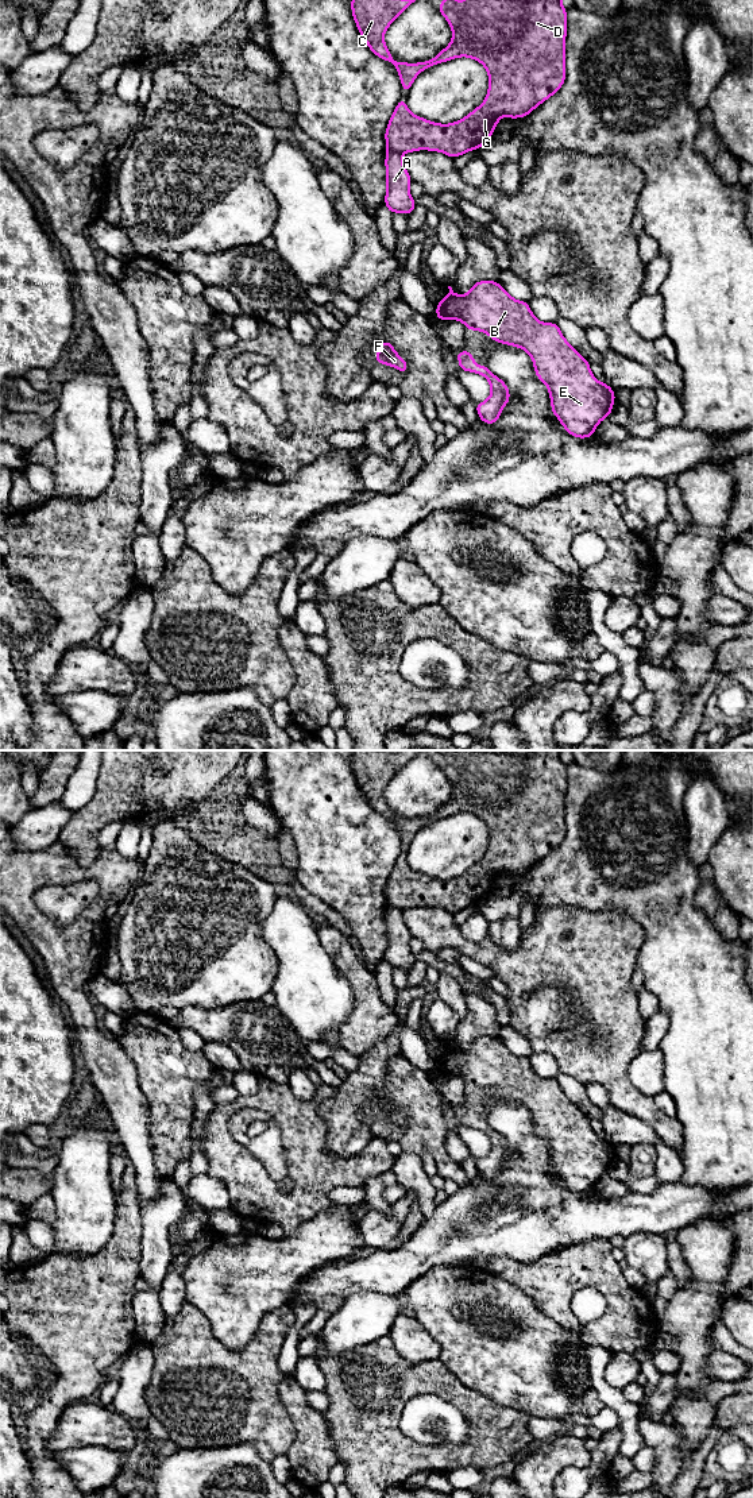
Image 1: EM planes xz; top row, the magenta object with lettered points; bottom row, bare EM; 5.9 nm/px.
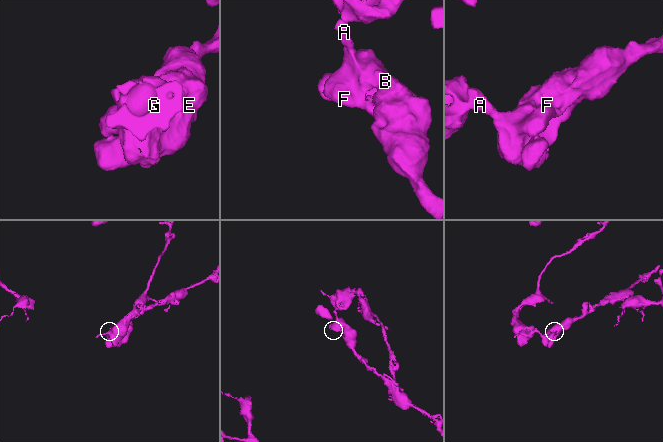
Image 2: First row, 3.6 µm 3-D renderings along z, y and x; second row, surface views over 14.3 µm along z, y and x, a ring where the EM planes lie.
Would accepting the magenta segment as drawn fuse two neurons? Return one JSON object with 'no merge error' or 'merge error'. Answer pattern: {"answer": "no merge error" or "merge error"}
{"answer": "merge error"}

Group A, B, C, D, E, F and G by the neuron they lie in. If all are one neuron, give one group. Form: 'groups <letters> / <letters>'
groups A B E F / C D G

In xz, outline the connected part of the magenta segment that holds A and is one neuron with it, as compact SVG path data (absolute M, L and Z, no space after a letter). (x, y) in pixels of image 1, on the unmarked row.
M387 906L386 922L386 951L385 961L390 969L403 969L409 972L416 964L416 955L409 949L412 933L403 922L402 910Z

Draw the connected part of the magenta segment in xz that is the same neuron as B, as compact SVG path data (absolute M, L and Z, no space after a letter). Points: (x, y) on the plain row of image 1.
M483 1035L475 1038L464 1051L456 1050L451 1042L449 1049L436 1061L437 1076L459 1076L470 1086L482 1086L491 1092L494 1099L502 1099L526 1107L532 1116L536 1132L547 1140L551 1154L552 1170L556 1171L568 1190L578 1194L594 1192L598 1180L611 1173L615 1158L614 1144L607 1139L601 1139L591 1128L590 1117L586 1116L563 1092L556 1078L541 1078L530 1066L526 1057L514 1055L497 1036Z

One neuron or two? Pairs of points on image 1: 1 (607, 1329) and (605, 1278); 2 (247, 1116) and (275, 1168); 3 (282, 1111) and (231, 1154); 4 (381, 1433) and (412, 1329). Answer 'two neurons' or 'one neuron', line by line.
1: one neuron
2: one neuron
3: one neuron
4: two neurons

